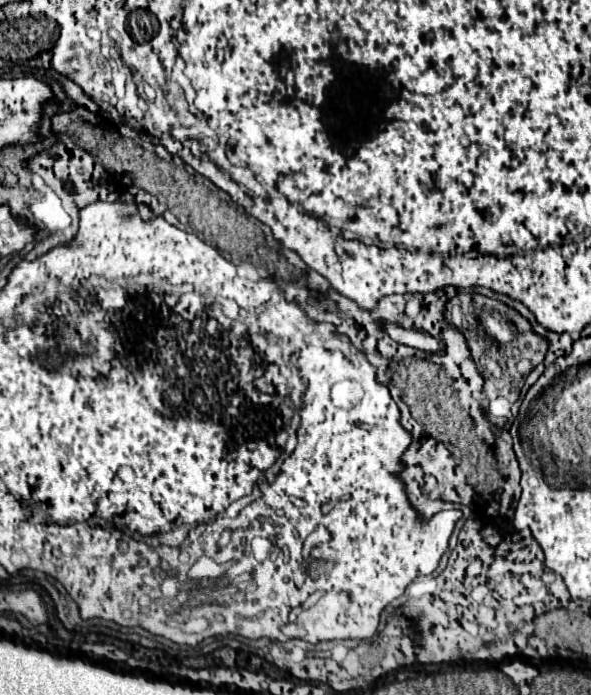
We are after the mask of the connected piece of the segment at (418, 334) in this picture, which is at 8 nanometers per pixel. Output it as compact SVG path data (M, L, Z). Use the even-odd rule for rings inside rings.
M381 323L383 331L397 343L401 345L409 345L413 349L417 347L425 347L425 331L411 331L411 329L401 329L401 327L393 327L393 323Z

